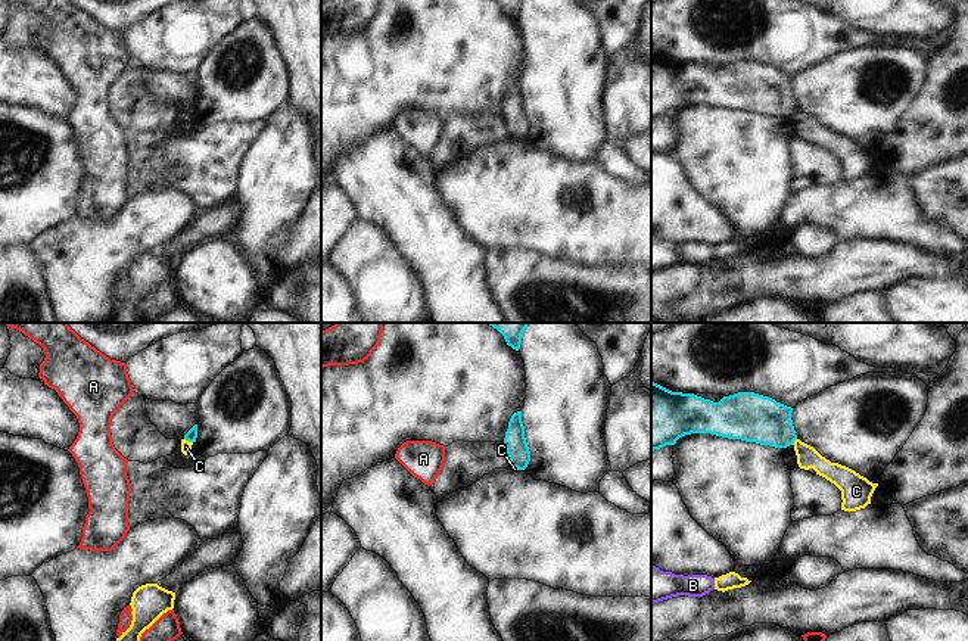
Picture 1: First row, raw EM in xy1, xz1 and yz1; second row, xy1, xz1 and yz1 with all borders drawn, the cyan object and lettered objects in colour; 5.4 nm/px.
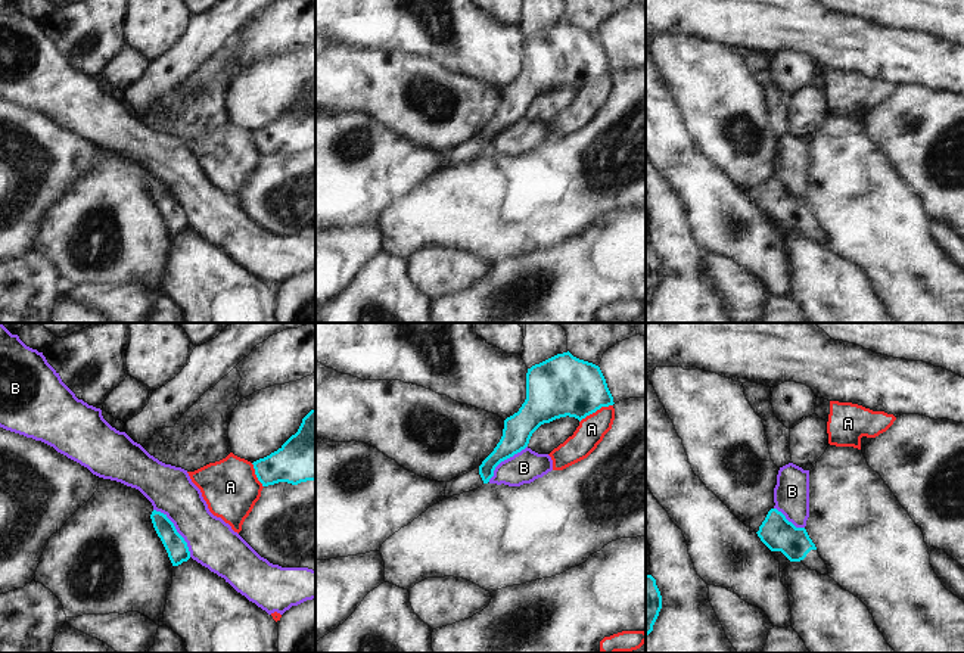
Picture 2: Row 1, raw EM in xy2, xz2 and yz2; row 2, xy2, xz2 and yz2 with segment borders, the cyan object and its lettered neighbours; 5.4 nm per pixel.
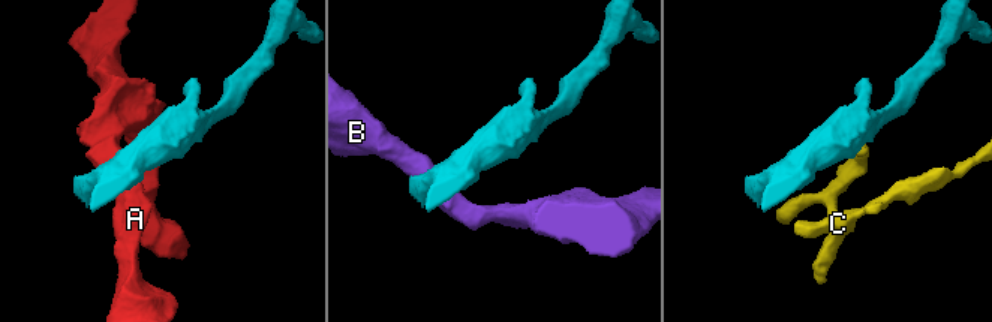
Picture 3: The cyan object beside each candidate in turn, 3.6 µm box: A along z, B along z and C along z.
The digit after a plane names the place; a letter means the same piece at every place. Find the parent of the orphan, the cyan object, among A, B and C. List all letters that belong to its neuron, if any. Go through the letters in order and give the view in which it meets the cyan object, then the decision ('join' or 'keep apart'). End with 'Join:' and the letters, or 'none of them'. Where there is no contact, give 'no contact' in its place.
A: meets cyan in xz2; keep apart
B: meets cyan in xy2; keep apart
C: meets cyan in xy1; keep apart
Join: none of them

